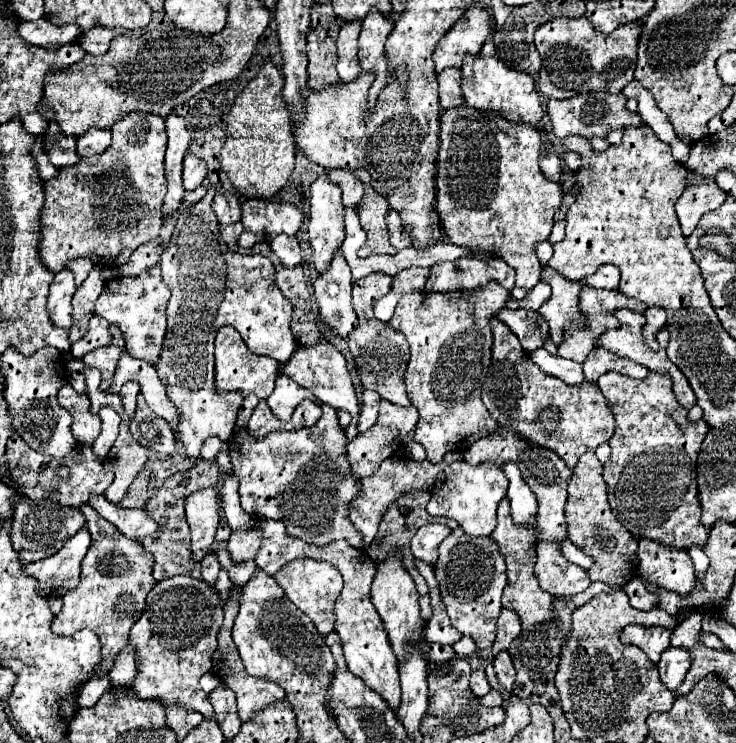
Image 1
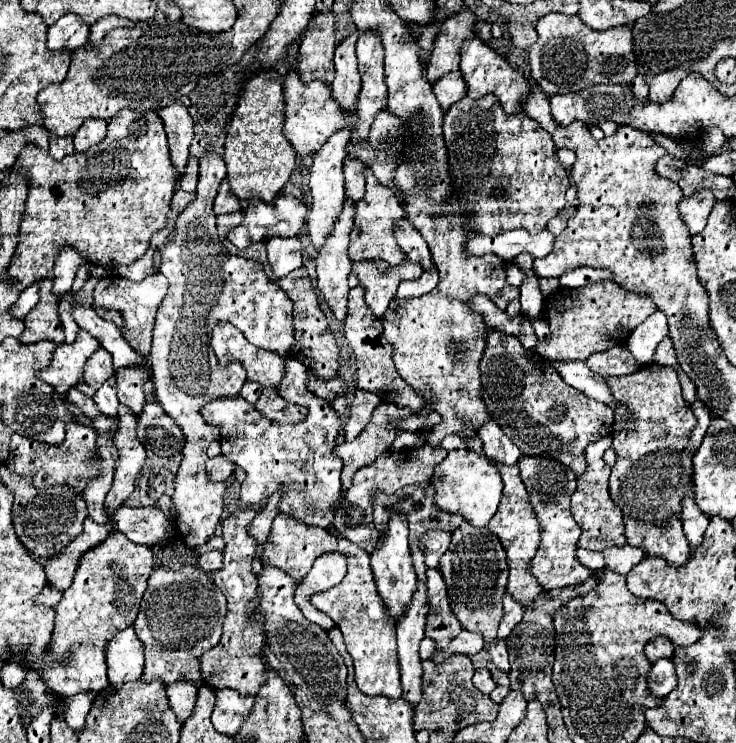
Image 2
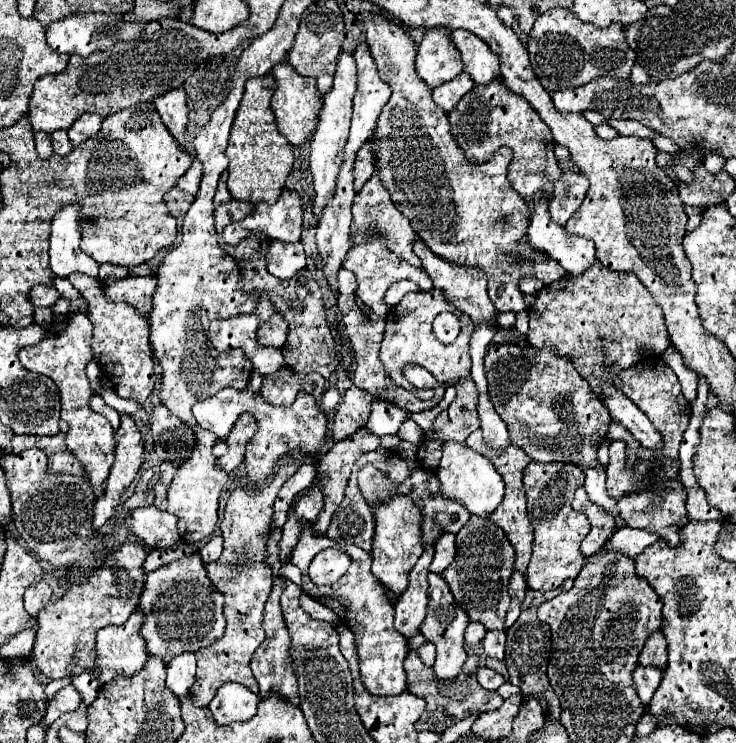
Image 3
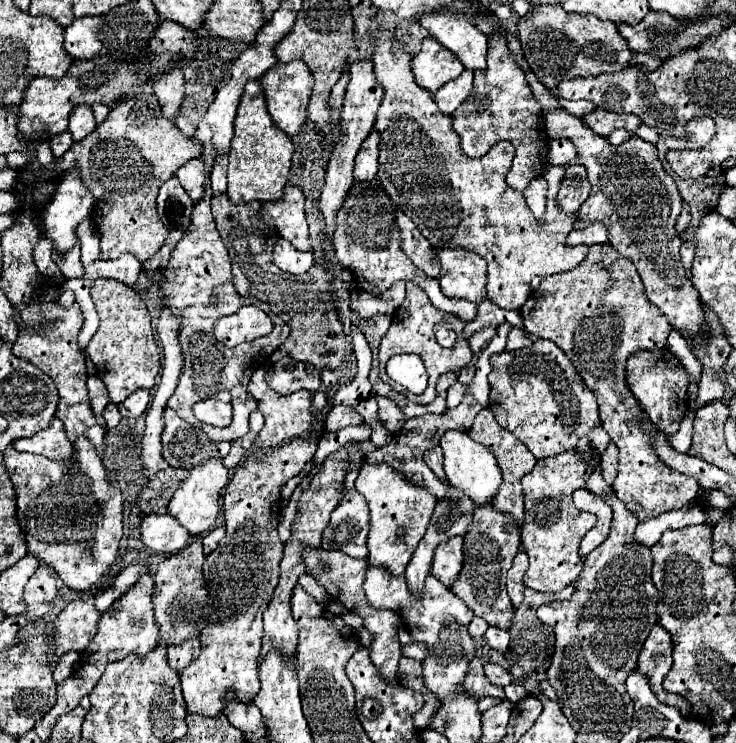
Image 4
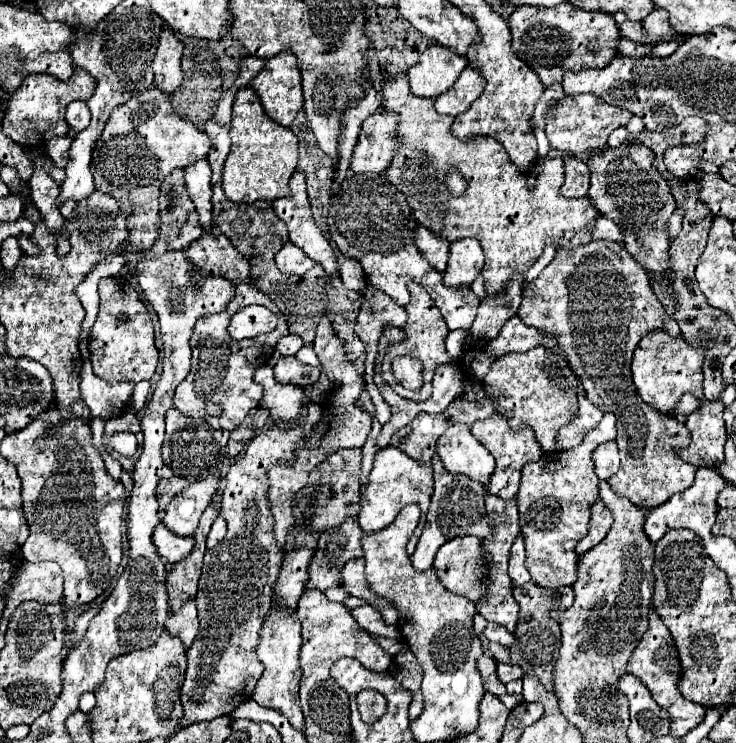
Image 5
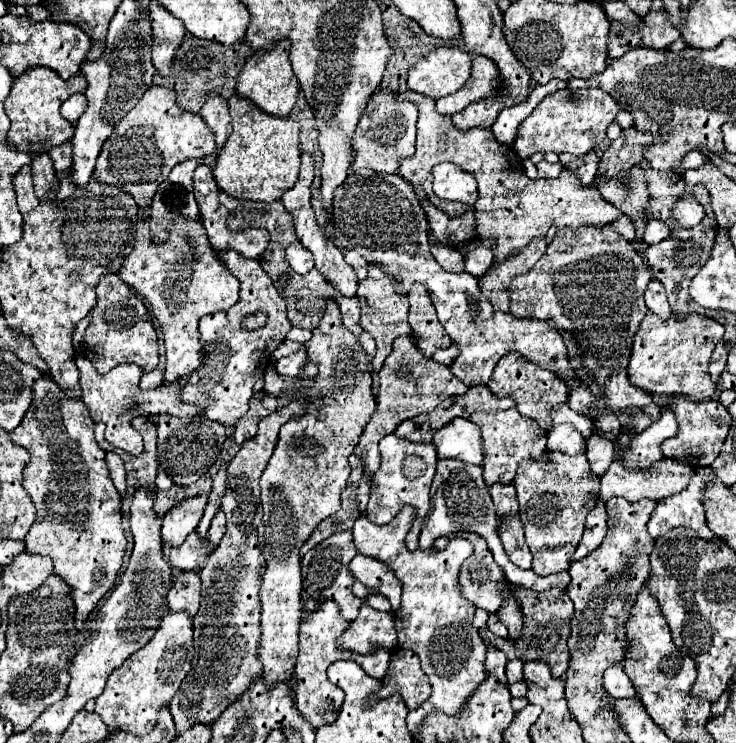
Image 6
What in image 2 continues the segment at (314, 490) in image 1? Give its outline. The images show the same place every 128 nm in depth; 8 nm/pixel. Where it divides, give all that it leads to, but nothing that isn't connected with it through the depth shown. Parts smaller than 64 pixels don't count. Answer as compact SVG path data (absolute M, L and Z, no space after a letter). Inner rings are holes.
M286 358L284 366L284 380L278 386L278 394L286 402L306 406L310 410L306 420L292 426L278 426L276 422L266 420L266 416L244 398L214 400L202 408L202 416L210 424L220 426L222 454L246 472L246 480L240 488L240 500L244 506L258 506L274 492L282 490L278 502L280 512L300 520L302 524L332 530L332 520L342 496L342 460L334 454L334 442L340 434L342 420L328 400L308 392L306 366L298 364L296 358Z

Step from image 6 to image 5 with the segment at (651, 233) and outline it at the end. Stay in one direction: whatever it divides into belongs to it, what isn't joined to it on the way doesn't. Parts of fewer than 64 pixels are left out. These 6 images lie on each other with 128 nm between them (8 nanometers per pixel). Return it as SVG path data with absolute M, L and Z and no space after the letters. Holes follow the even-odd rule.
M676 210L676 212L670 216L670 220L668 220L668 232L670 232L670 238L676 238L676 236L678 236L680 228L682 228L682 218L684 218L684 214L682 214L680 210Z

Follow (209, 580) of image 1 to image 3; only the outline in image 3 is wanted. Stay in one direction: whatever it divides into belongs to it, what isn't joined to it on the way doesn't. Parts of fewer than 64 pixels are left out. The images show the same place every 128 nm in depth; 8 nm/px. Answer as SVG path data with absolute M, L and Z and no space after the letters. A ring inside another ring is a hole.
M212 536L210 542L206 542L204 548L200 550L200 558L204 564L214 562L216 558L220 558L220 554L222 554L222 536Z

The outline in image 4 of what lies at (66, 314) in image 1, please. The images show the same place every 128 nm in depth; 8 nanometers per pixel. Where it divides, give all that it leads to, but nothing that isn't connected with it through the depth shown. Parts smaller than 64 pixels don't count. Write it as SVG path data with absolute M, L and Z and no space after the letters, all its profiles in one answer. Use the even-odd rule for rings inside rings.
M72 170L70 174L64 176L64 180L58 184L58 190L52 198L52 202L46 206L44 214L42 214L42 220L44 220L44 234L46 238L52 240L52 248L62 256L66 254L68 250L72 250L76 244L78 244L78 238L76 238L76 226L80 222L84 222L92 210L92 194L86 190L86 186L82 184L80 180L80 174L76 170Z

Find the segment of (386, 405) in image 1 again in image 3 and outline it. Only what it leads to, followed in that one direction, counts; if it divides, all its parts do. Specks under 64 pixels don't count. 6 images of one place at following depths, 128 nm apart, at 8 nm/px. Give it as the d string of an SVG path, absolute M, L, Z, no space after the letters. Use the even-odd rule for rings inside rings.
M360 428L360 430L358 430L356 434L352 434L350 438L336 442L336 444L320 458L320 470L318 470L318 478L320 478L320 480L318 480L316 484L318 484L320 488L324 488L322 492L324 492L326 498L324 498L324 508L322 508L318 520L310 524L310 528L312 528L314 532L318 532L318 534L324 534L324 532L326 532L332 514L336 512L336 508L340 506L340 502L342 502L342 498L344 498L344 488L346 488L346 484L348 484L348 476L350 476L350 470L352 470L354 462L360 458L360 454L372 452L372 450L376 450L378 446L380 446L380 438L378 438L376 434L372 434L368 428Z

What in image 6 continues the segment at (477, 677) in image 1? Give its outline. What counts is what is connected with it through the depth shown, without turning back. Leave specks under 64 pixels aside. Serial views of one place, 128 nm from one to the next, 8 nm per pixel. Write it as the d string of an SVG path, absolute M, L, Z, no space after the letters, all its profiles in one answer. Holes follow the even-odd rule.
M512 660L512 662L506 664L506 680L508 680L508 684L520 682L524 678L522 676L522 666L524 666L522 660Z

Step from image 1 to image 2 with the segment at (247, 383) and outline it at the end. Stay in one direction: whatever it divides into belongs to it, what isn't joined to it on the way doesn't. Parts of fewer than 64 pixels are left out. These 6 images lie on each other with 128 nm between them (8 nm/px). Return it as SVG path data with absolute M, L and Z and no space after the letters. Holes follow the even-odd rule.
M218 322L214 326L210 346L220 364L226 366L230 362L240 362L246 370L246 378L264 388L276 388L284 376L284 358L252 346L230 322Z

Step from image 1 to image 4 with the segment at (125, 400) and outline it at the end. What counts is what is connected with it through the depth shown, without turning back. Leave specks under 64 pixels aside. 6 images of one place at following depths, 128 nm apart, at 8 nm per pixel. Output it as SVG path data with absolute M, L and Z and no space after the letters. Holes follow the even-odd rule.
M78 243L72 250L64 254L64 256L58 256L58 254L52 254L52 258L56 260L58 268L62 270L64 278L82 278L84 276L84 266L80 261L80 248L81 245ZM96 278L90 286L90 294L96 304L100 326L88 342L86 354L94 362L98 378L102 378L102 382L108 386L110 400L120 404L140 388L152 390L160 370L160 354L152 336L150 314L144 300L132 292L130 286L106 278Z

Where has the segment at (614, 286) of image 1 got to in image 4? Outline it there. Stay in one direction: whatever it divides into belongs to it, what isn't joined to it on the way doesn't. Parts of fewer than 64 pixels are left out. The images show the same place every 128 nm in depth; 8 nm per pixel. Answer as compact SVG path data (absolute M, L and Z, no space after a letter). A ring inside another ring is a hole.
M534 178L530 182L530 186L524 190L526 202L530 206L530 210L534 212L534 218L544 220L544 212L546 212L546 192L548 192L548 184L544 178ZM594 222L584 230L572 230L566 238L566 246L578 246L578 244L592 246L592 244L604 244L604 242L608 242L608 230L600 222Z

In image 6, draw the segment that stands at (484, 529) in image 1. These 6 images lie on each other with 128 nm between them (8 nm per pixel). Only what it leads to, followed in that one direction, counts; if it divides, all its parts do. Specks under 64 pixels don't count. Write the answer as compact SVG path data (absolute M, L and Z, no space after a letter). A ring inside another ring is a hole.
M456 418L452 420L452 424L446 424L444 428L436 430L434 446L440 460L452 458L476 466L484 464L480 428L476 428L476 424L466 418Z

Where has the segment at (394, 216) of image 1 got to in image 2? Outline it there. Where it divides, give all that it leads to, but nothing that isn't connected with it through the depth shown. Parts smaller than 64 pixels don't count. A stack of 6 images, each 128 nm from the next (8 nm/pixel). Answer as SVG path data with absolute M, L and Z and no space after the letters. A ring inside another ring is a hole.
M406 218L402 222L396 222L394 236L396 236L400 250L406 254L406 258L410 258L412 262L418 262L424 270L428 270L432 266L432 258L430 258L426 240L420 236L420 232L414 230L414 226Z

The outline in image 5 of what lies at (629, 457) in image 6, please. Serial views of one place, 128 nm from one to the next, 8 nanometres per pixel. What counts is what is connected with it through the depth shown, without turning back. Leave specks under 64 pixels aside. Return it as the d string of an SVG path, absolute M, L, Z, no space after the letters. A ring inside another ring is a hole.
M684 394L672 416L682 422L682 420L686 420L694 412L696 406L700 406L700 398L698 396L692 396L692 394Z

